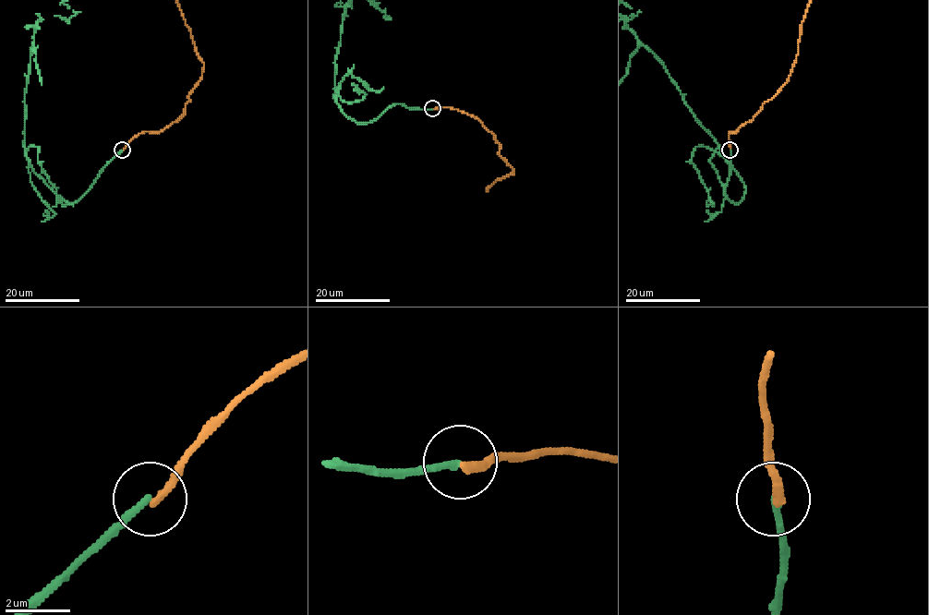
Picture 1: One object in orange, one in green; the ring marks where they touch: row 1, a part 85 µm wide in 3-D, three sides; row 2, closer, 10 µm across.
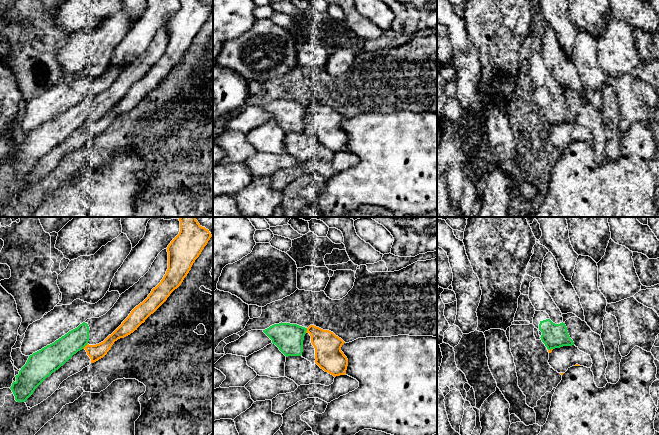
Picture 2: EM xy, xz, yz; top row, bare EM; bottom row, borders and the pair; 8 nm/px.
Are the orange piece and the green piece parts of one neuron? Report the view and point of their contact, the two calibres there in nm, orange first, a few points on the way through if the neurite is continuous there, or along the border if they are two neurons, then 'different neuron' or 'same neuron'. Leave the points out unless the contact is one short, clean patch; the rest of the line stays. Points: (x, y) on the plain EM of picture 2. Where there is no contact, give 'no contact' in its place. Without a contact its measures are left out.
contact xy (85, 122); calibres 120 and 190 nm; different neuron

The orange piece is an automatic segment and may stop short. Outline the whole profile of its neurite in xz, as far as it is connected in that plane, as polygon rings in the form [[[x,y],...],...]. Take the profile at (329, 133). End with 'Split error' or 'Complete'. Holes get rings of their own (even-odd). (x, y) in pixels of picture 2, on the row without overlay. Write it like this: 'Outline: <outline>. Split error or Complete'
Outline: [[[310,101],[304,112],[302,133],[334,153],[345,151],[348,135],[341,127],[344,119],[333,108]]]. Split error

